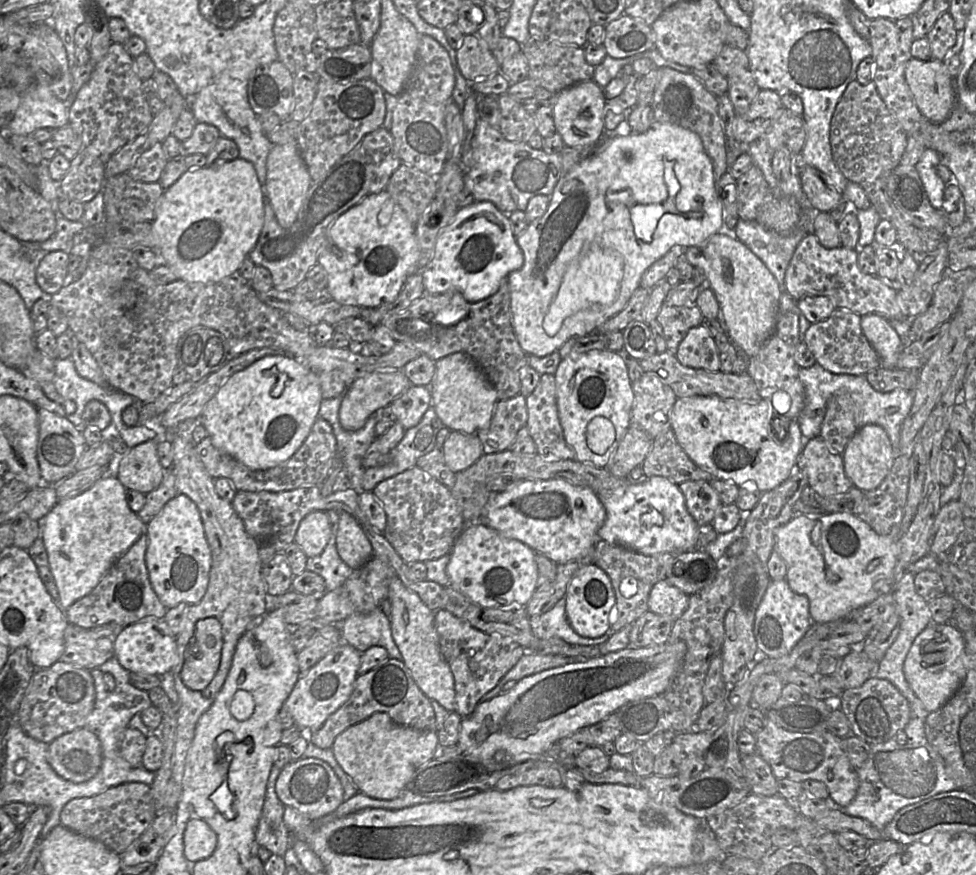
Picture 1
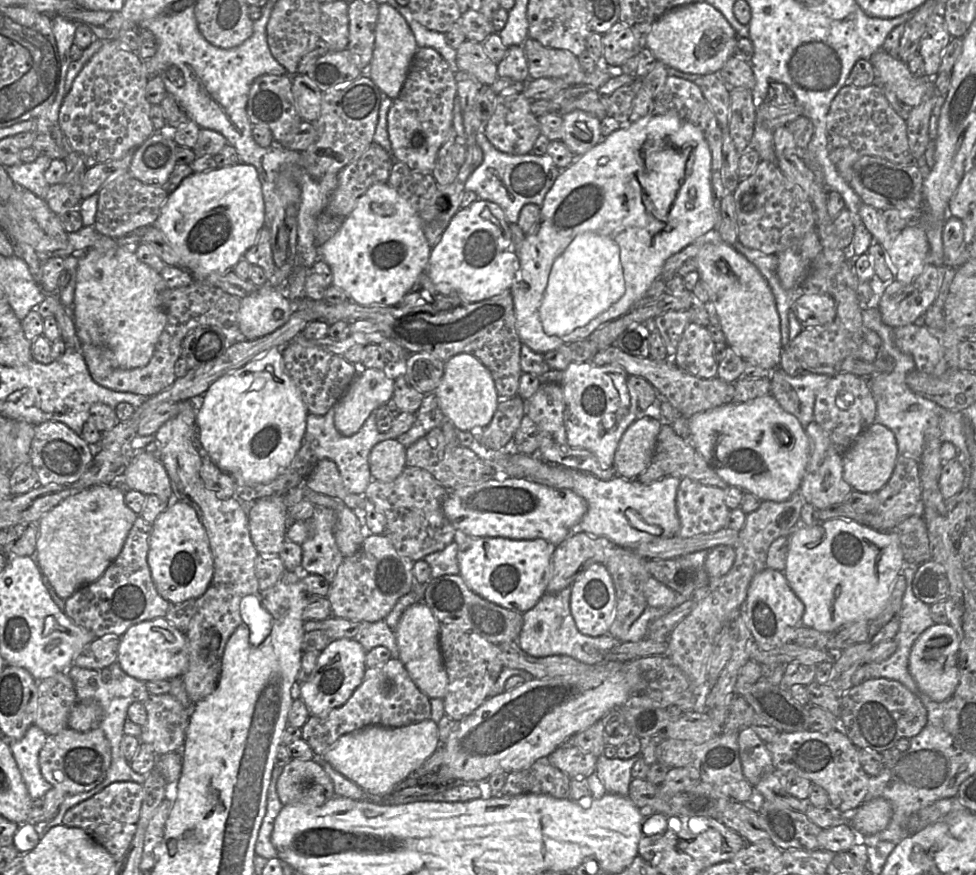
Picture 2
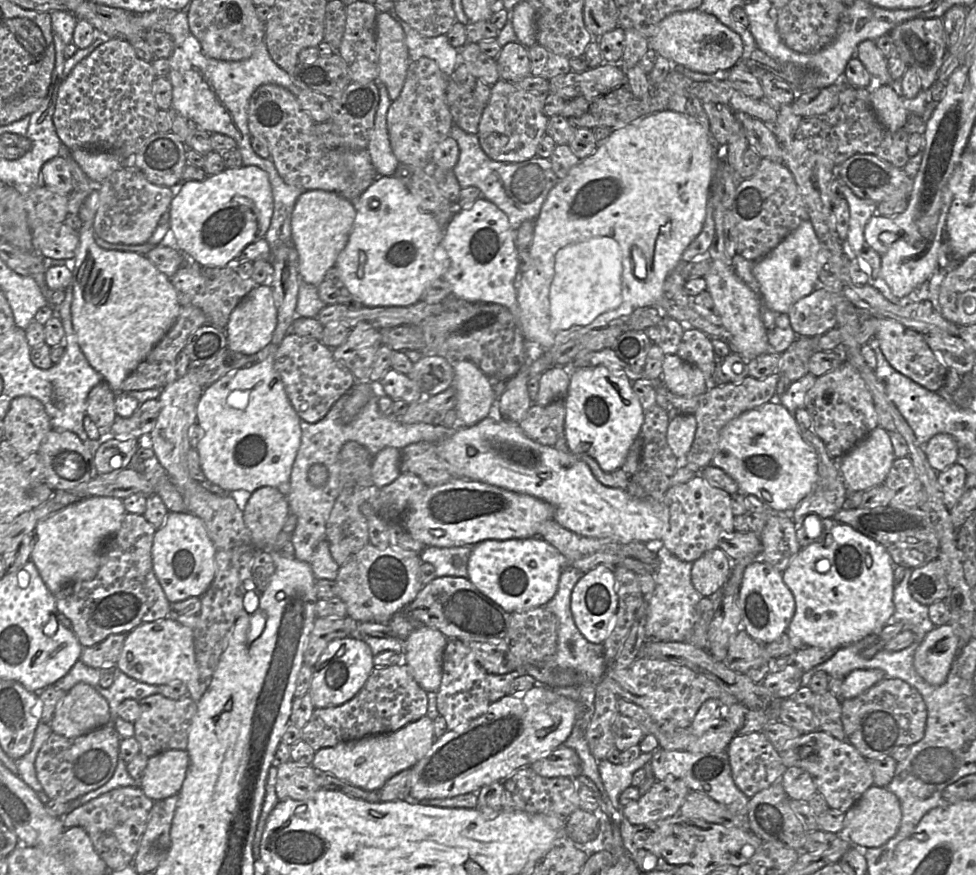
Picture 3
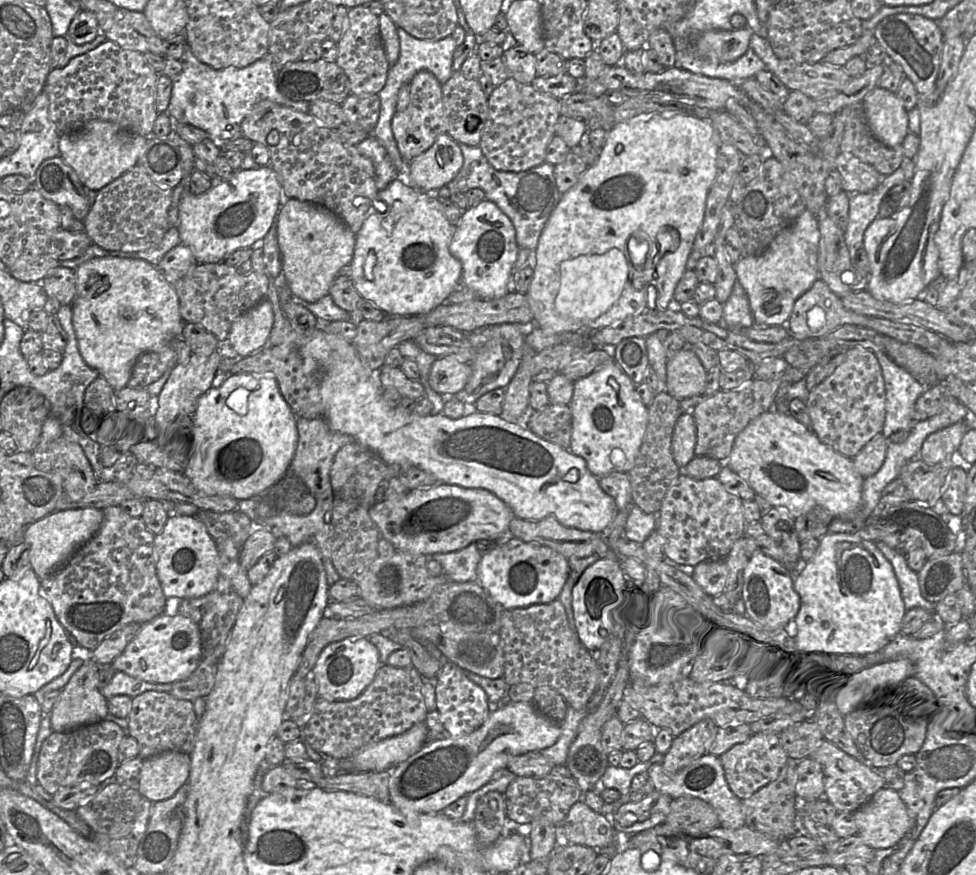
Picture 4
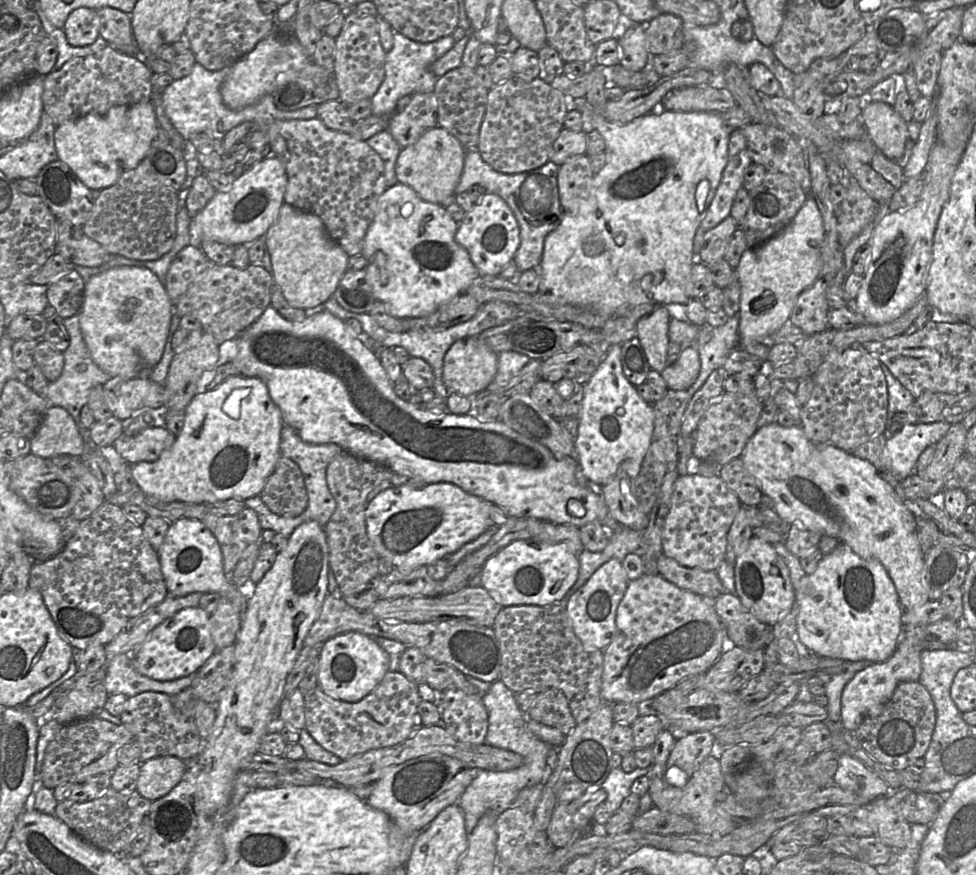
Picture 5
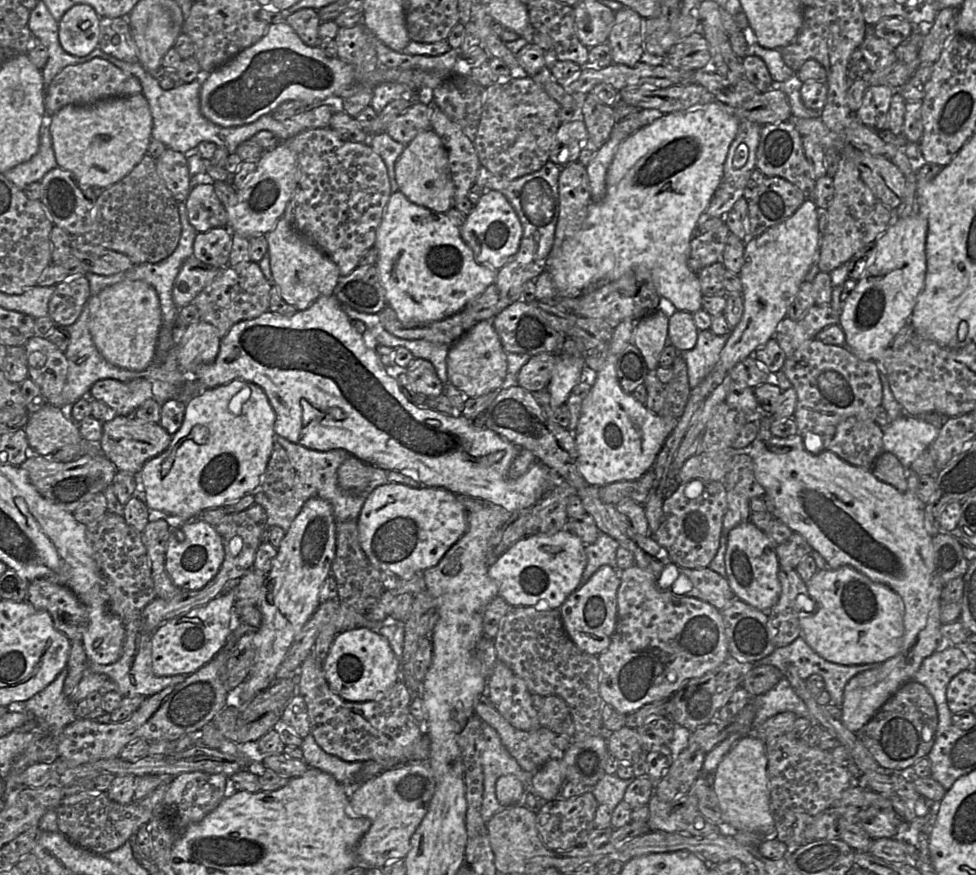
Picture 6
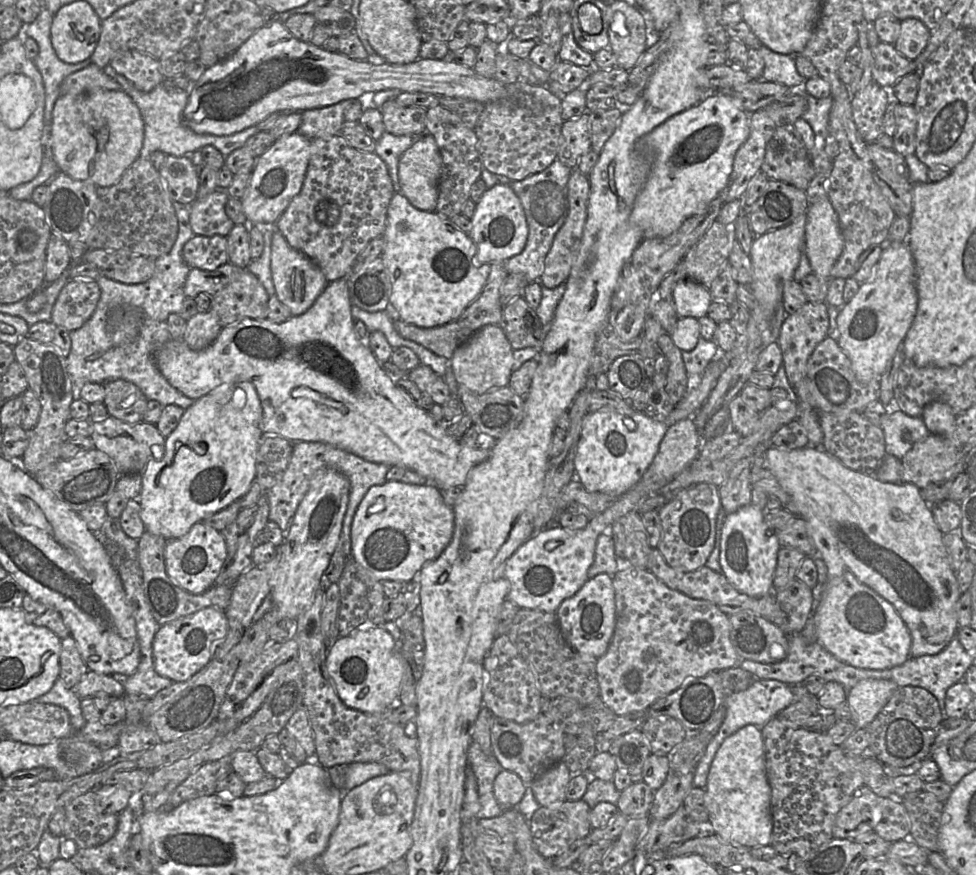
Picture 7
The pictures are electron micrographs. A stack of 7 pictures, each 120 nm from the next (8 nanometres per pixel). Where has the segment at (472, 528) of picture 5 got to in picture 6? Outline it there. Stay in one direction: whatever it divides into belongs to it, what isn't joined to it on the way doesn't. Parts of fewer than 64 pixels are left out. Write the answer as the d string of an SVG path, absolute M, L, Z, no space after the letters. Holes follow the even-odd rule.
M388 482L376 487L358 517L359 542L379 571L410 579L438 564L444 554L467 530L467 511L445 488L413 488Z

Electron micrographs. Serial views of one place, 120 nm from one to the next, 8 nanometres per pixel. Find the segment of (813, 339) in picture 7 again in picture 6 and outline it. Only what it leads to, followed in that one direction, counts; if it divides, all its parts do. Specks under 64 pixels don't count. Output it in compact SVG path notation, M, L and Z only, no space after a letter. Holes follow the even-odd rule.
M814 305L806 316L799 321L785 317L776 327L774 338L785 352L791 357L806 341L812 340L824 328L839 325L840 313L830 305Z

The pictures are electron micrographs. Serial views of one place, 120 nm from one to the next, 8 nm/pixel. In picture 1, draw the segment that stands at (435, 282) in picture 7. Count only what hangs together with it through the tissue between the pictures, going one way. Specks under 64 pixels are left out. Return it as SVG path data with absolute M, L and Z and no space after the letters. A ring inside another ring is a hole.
M387 190L369 194L358 204L341 214L329 227L326 242L319 248L317 263L326 271L327 289L332 299L360 307L378 307L392 302L401 291L407 278L418 268L419 248L415 224Z

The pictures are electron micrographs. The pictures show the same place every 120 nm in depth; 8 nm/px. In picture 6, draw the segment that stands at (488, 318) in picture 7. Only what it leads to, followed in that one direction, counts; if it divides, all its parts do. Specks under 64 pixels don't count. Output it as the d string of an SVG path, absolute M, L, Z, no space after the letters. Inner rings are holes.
M388 305L379 314L384 328L396 337L408 340L423 339L447 346L452 346L477 323L467 309L442 320L430 322L402 323Z

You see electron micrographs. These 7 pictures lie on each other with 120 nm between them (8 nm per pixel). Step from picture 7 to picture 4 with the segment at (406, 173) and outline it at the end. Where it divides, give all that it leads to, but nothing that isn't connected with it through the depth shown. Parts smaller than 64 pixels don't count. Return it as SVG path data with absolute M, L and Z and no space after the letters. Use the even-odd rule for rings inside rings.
M447 132L441 133L430 148L408 162L411 184L422 191L438 190L457 175L463 162L459 144Z

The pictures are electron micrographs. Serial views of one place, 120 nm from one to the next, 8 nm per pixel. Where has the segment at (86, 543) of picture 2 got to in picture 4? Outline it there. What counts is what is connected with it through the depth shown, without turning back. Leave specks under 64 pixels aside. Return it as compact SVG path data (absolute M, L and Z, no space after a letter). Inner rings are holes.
M77 508L54 511L27 526L24 541L29 545L30 566L39 579L62 566L70 556L99 529L103 511L97 508Z

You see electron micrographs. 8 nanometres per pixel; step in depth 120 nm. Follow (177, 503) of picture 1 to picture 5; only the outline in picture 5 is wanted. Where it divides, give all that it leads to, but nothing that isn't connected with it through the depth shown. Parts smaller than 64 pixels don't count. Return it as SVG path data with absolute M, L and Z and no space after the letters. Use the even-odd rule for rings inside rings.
M181 518L170 522L163 544L158 550L158 558L168 594L185 596L194 592L219 593L238 608L242 619L247 607L247 597L232 583L231 577L225 574L220 545L202 520Z

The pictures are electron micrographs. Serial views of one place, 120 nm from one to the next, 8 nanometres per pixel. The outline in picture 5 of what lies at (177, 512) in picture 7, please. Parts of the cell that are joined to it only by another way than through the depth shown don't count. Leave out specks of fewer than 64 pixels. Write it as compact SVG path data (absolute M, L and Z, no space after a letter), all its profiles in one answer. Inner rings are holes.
M231 375L212 391L196 394L185 408L181 433L173 445L154 462L131 464L139 488L163 502L213 503L227 499L246 500L259 496L281 457L282 414L272 401L264 381L257 377Z

